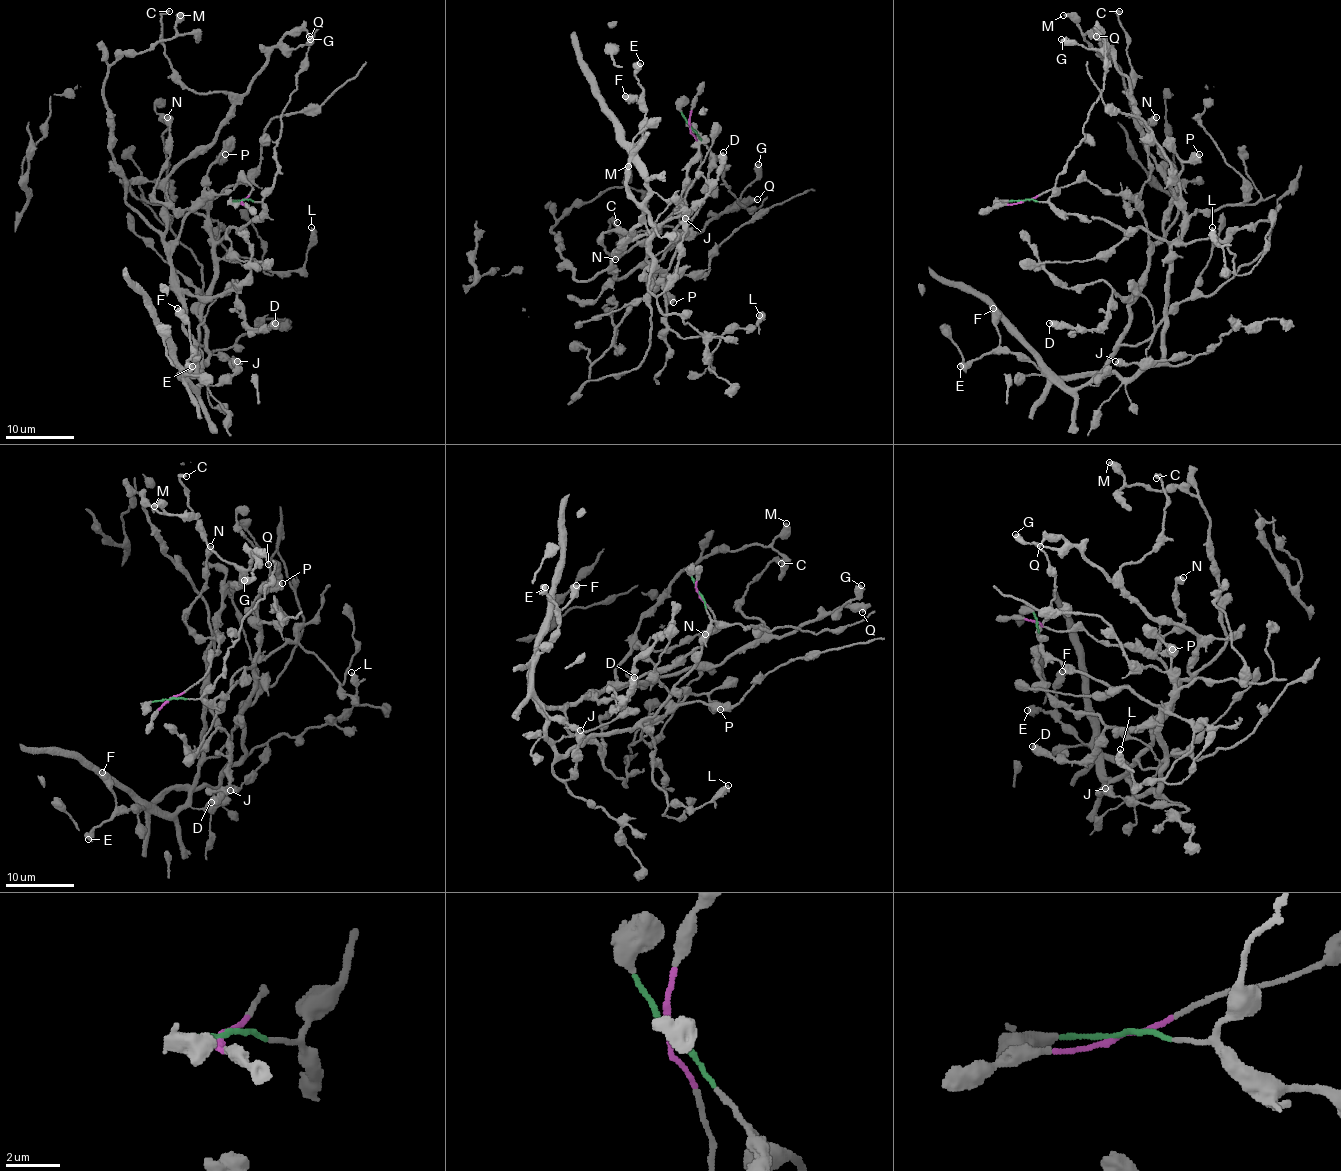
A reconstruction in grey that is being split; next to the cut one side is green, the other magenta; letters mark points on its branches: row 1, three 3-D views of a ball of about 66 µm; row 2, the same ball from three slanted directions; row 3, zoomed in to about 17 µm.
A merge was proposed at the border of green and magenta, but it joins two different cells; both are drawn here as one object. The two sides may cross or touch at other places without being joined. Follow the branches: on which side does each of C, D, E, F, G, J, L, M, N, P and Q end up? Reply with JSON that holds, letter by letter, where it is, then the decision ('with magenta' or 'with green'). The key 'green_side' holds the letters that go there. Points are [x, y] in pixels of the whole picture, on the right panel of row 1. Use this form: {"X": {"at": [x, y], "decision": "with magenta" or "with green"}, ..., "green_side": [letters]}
{"C": {"at": [1119, 11], "decision": "with magenta"}, "D": {"at": [1049, 323], "decision": "with magenta"}, "E": {"at": [960, 366], "decision": "with magenta"}, "F": {"at": [993, 308], "decision": "with magenta"}, "G": {"at": [1061, 39], "decision": "with magenta"}, "J": {"at": [1115, 361], "decision": "with green"}, "L": {"at": [1212, 227], "decision": "with green"}, "M": {"at": [1063, 15], "decision": "with magenta"}, "N": {"at": [1156, 117], "decision": "with magenta"}, "P": {"at": [1199, 154], "decision": "with green"}, "Q": {"at": [1096, 36], "decision": "with magenta"}, "green_side": ["J", "L", "P"]}

